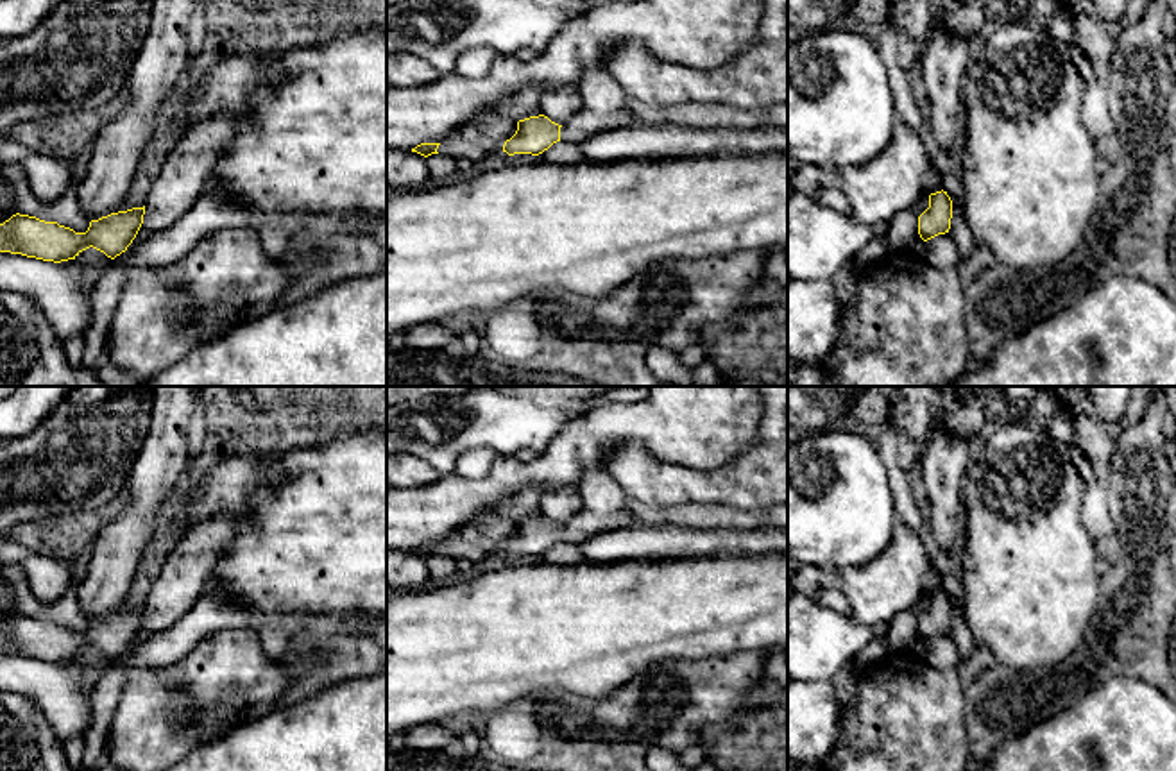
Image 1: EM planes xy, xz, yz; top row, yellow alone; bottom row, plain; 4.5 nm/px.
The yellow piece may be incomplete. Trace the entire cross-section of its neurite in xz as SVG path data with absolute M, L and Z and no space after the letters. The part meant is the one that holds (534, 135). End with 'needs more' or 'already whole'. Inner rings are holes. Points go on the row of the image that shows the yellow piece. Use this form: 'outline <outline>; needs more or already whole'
outline M607 70L587 72L578 91L582 109L571 120L564 125L544 114L519 120L516 134L503 145L503 152L539 156L557 141L584 143L601 131L641 125L626 107L626 93Z; needs more

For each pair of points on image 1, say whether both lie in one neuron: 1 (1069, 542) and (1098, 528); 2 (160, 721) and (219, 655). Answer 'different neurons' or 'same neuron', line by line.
1: different neurons
2: same neuron

